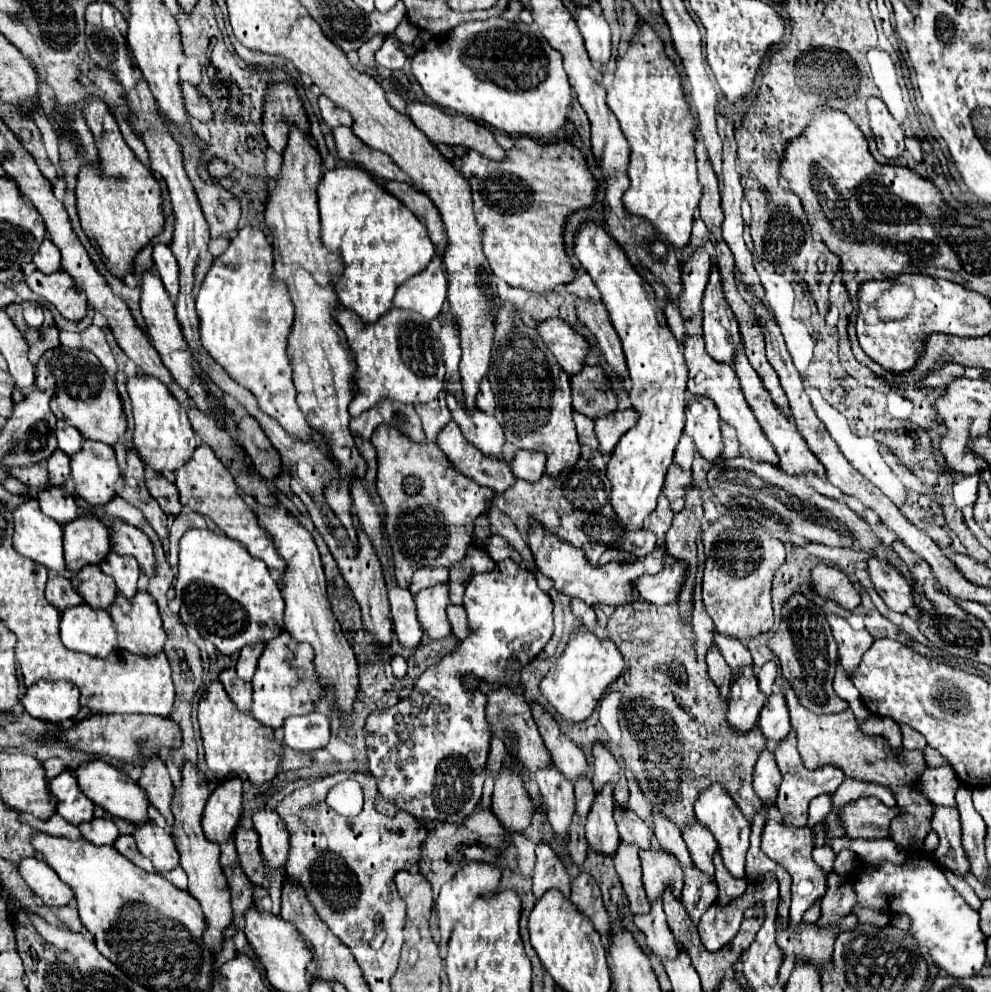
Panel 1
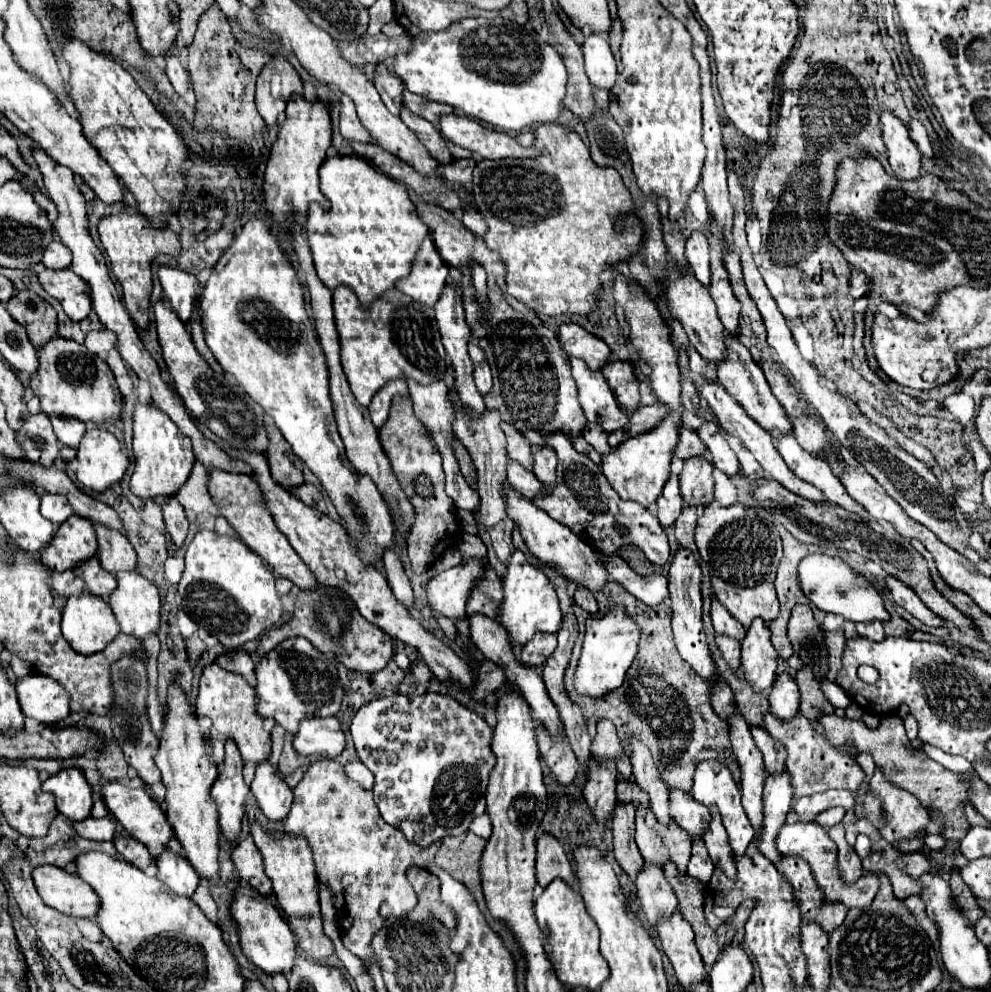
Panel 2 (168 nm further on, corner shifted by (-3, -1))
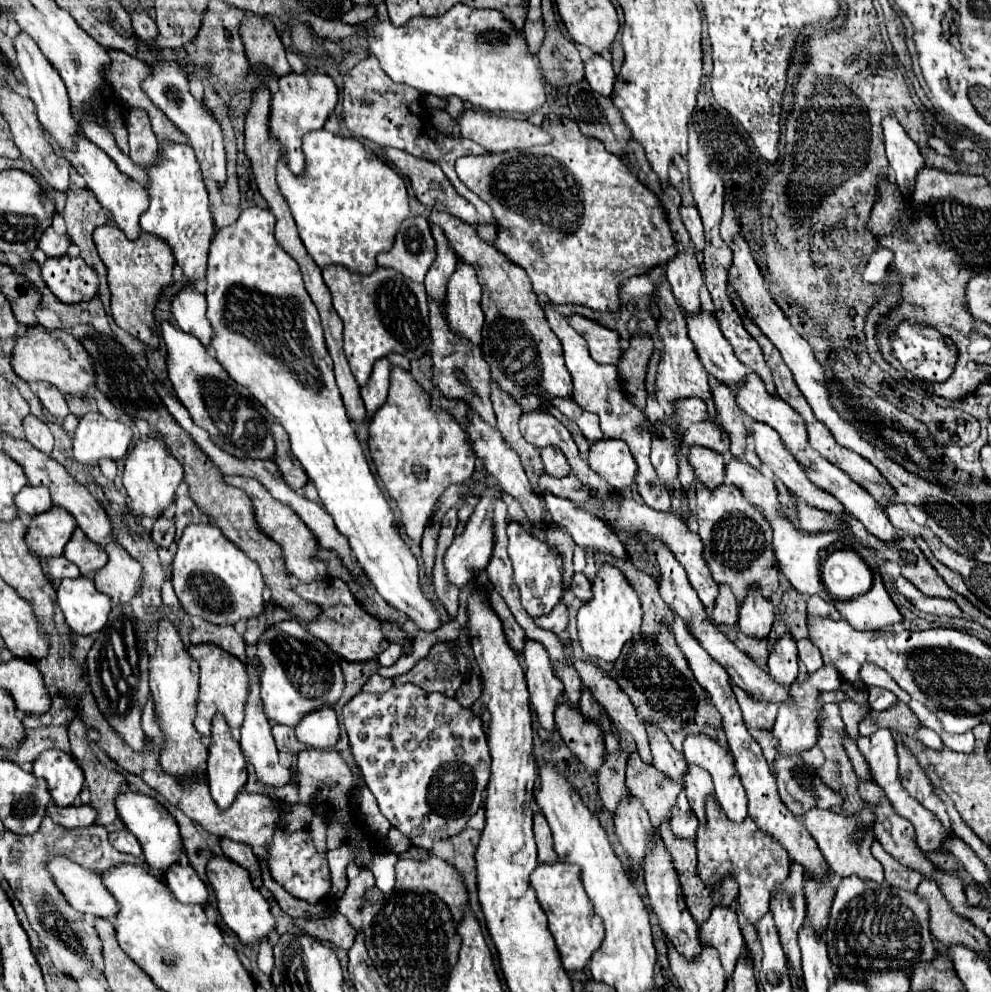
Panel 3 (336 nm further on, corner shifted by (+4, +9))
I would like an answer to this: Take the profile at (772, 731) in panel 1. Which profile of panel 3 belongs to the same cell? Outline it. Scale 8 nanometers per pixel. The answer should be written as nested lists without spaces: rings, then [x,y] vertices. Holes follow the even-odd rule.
[[[784,634],[768,656],[768,672],[780,686],[790,686],[798,676],[798,648],[792,634]]]

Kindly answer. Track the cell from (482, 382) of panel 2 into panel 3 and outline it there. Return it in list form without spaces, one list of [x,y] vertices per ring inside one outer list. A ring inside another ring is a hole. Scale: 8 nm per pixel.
[[[458,258],[456,270],[448,280],[448,320],[452,328],[468,338],[472,344],[480,344],[480,332],[484,324],[484,312],[480,308],[482,288],[476,280],[476,272],[470,264]]]

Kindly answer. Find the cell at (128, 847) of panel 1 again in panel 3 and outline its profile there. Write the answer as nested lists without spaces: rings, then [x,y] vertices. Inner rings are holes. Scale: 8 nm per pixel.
[[[128,830],[112,832],[110,834],[110,844],[116,846],[116,850],[120,850],[120,852],[126,852],[126,854],[132,854],[132,856],[142,856],[142,848],[140,848],[136,836]]]

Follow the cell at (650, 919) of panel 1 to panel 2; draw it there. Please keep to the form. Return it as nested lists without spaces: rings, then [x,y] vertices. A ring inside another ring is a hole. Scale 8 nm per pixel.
[[[645,864],[635,884],[643,914],[653,928],[657,928],[659,920],[669,918],[677,910],[677,898],[663,878],[663,870],[655,870],[655,866]]]

